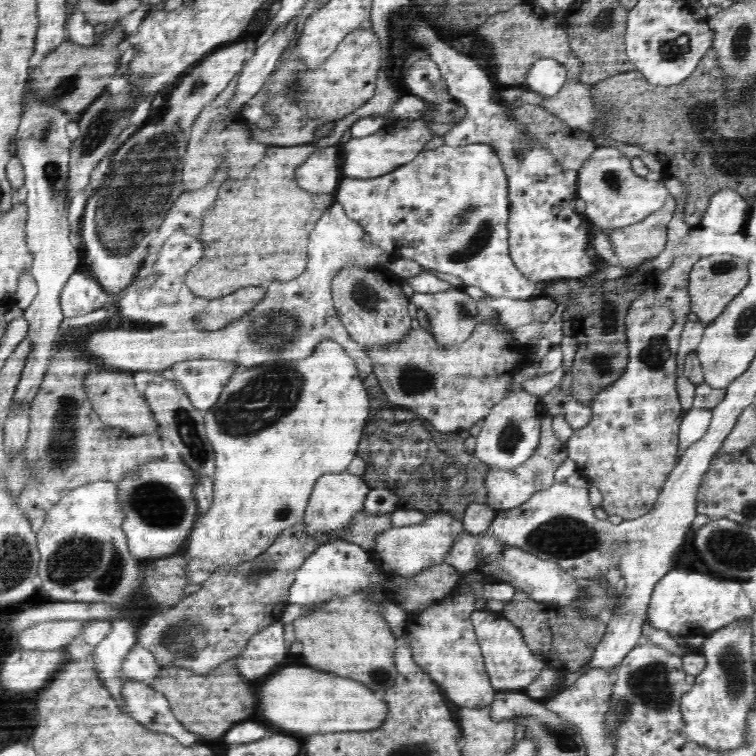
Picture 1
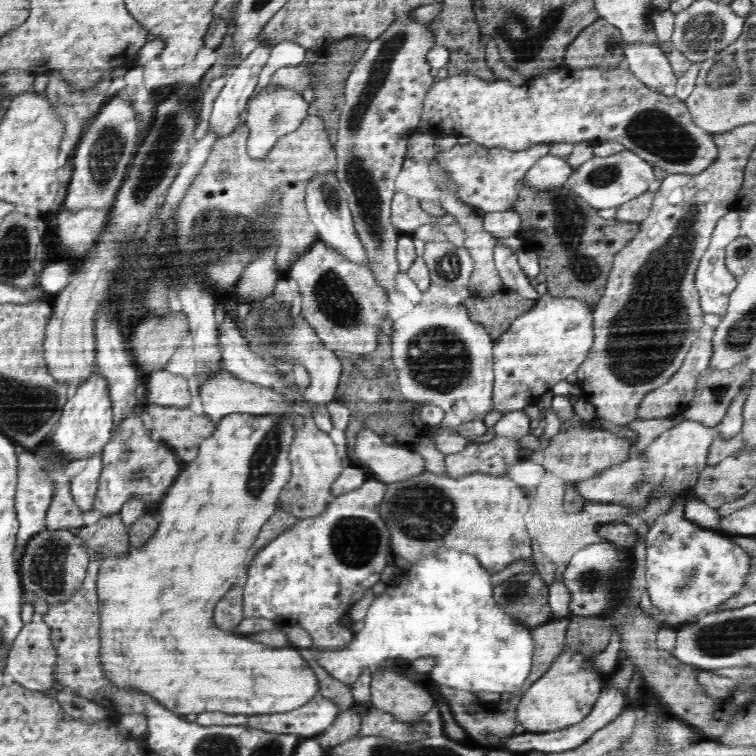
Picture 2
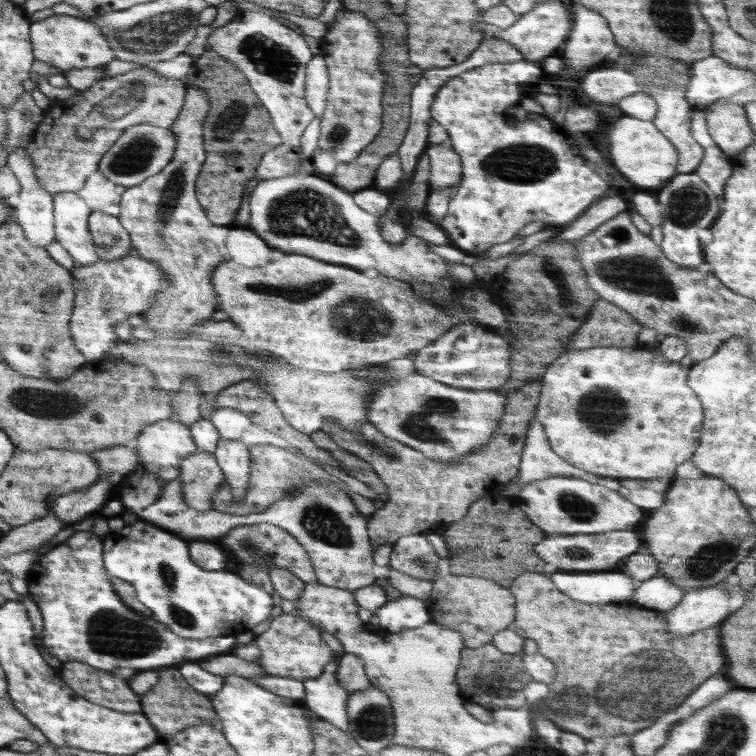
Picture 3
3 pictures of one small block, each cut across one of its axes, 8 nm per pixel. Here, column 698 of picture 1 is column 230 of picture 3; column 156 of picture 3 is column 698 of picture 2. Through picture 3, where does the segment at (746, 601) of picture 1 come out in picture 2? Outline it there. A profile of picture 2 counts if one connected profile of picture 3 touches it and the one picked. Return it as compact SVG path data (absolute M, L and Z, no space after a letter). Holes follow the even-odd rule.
M685 493L674 498L672 508L650 526L645 538L646 588L654 614L662 620L664 627L676 630L686 624L696 622L698 618L706 614L716 612L720 604L724 604L734 594L738 594L746 584L746 576L750 572L750 560L752 560L746 550L734 543L728 534L702 529L685 518L684 509L687 502L688 496Z

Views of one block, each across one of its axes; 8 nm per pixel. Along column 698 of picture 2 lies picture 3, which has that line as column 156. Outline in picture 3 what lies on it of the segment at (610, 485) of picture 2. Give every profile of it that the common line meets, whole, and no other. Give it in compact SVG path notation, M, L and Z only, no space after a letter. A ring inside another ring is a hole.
M165 419L148 425L136 438L135 450L139 454L141 470L156 475L163 483L174 480L180 474L181 462L192 453L197 446L190 429L180 421Z

